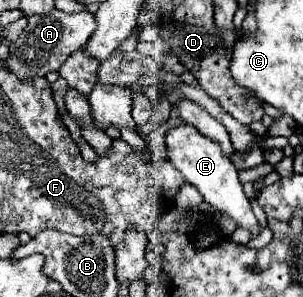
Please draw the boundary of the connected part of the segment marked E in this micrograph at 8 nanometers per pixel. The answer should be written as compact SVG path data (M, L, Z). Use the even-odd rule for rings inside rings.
M185 124L185 126L179 126L179 128L173 128L167 132L165 136L165 144L167 144L167 156L169 156L169 162L187 178L189 184L193 184L205 198L207 204L211 204L213 208L217 208L217 212L229 216L231 220L237 222L237 226L245 228L251 232L251 240L255 240L261 232L253 212L251 212L251 206L249 206L249 200L247 196L243 194L243 186L237 178L237 168L233 166L231 158L227 158L219 144L211 138L205 138L201 136L193 126Z

